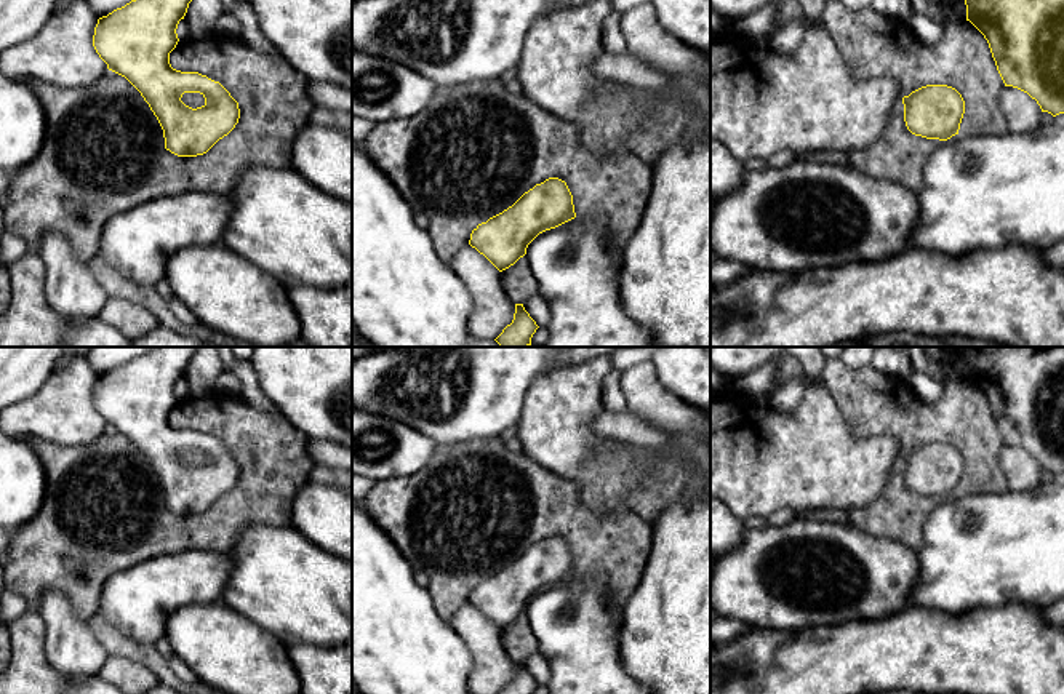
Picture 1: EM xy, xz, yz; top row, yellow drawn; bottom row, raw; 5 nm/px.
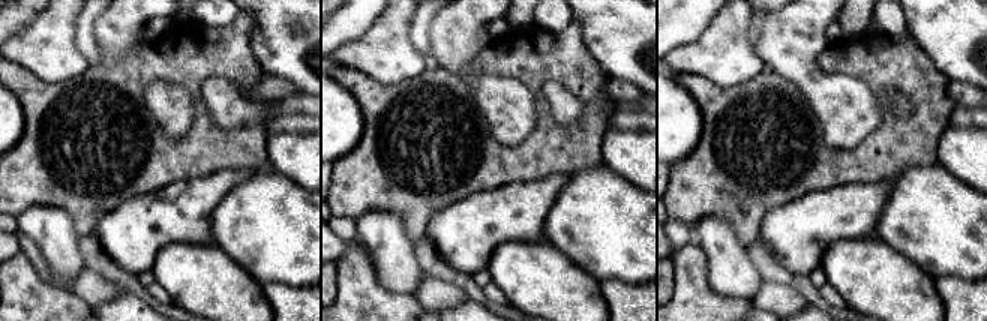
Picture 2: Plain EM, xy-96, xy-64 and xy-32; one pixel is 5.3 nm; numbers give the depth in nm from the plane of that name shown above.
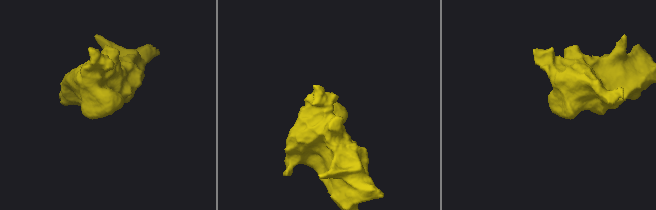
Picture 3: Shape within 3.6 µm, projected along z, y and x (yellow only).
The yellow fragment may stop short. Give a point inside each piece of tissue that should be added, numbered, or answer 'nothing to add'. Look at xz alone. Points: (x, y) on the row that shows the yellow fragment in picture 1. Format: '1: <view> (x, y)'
1: xz (538, 307)

